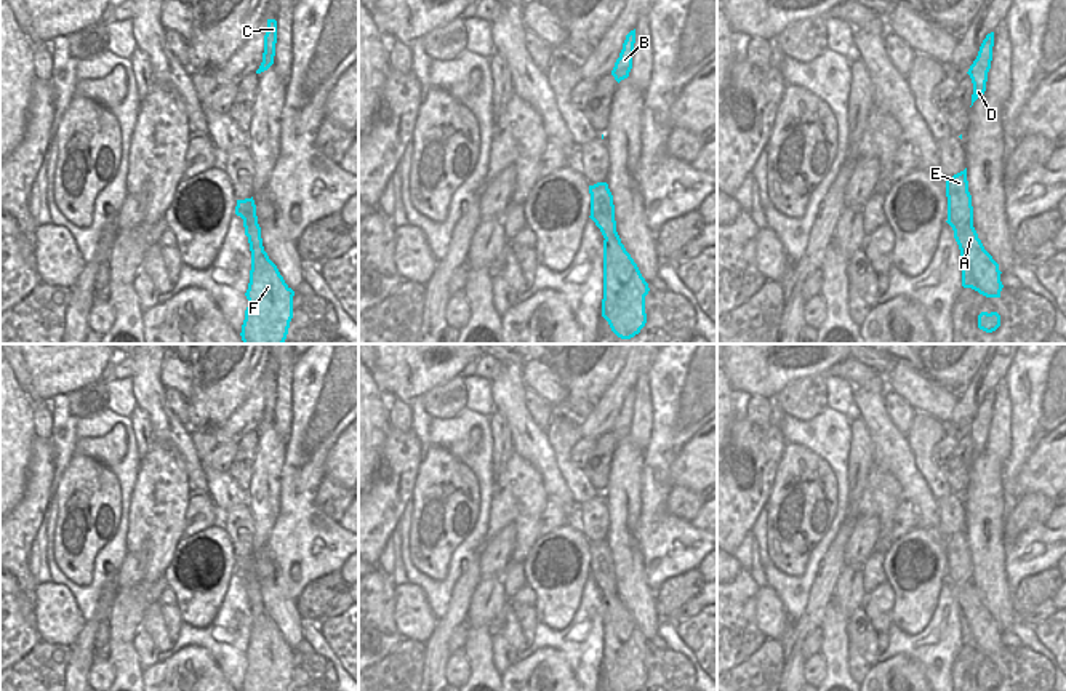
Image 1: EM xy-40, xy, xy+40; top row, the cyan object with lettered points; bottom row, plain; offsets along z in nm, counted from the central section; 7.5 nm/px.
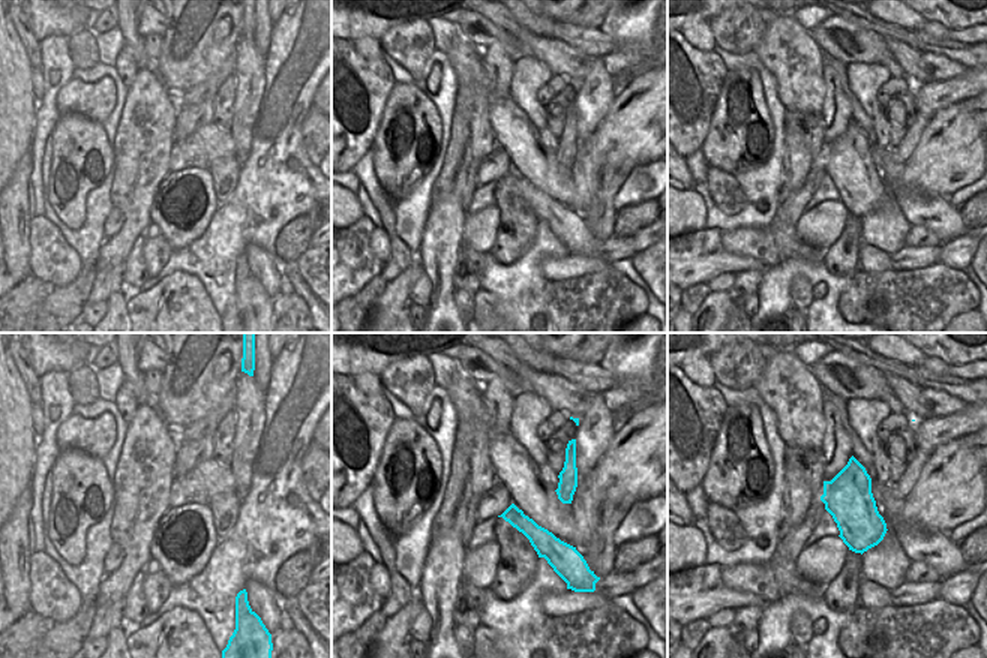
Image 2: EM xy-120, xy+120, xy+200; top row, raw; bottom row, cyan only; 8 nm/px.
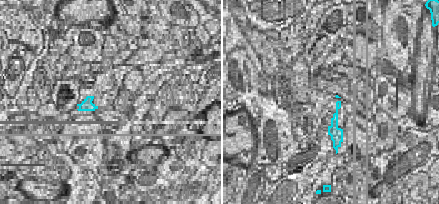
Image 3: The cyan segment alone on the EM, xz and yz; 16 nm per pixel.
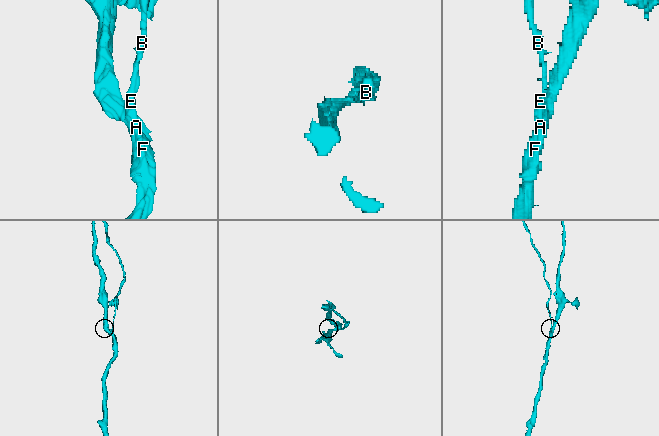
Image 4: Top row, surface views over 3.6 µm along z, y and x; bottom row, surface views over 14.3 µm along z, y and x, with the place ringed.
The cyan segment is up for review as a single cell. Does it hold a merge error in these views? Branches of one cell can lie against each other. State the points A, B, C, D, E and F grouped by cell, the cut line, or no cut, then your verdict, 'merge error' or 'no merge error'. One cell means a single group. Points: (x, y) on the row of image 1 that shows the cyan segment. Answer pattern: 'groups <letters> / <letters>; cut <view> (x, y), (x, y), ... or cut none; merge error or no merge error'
groups A F / B C D E; cut xy-40 (248, 237), (258, 258); merge error

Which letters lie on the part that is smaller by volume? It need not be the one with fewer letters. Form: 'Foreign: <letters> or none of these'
Foreign: B, C, D, E.

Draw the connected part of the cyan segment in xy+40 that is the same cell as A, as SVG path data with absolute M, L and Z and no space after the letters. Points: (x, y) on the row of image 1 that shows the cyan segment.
M946 221L960 250L962 286L972 288L986 298L1000 298L1004 288L999 264L984 250L973 224L957 226Z

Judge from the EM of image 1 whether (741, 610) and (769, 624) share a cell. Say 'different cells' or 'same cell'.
different cells

